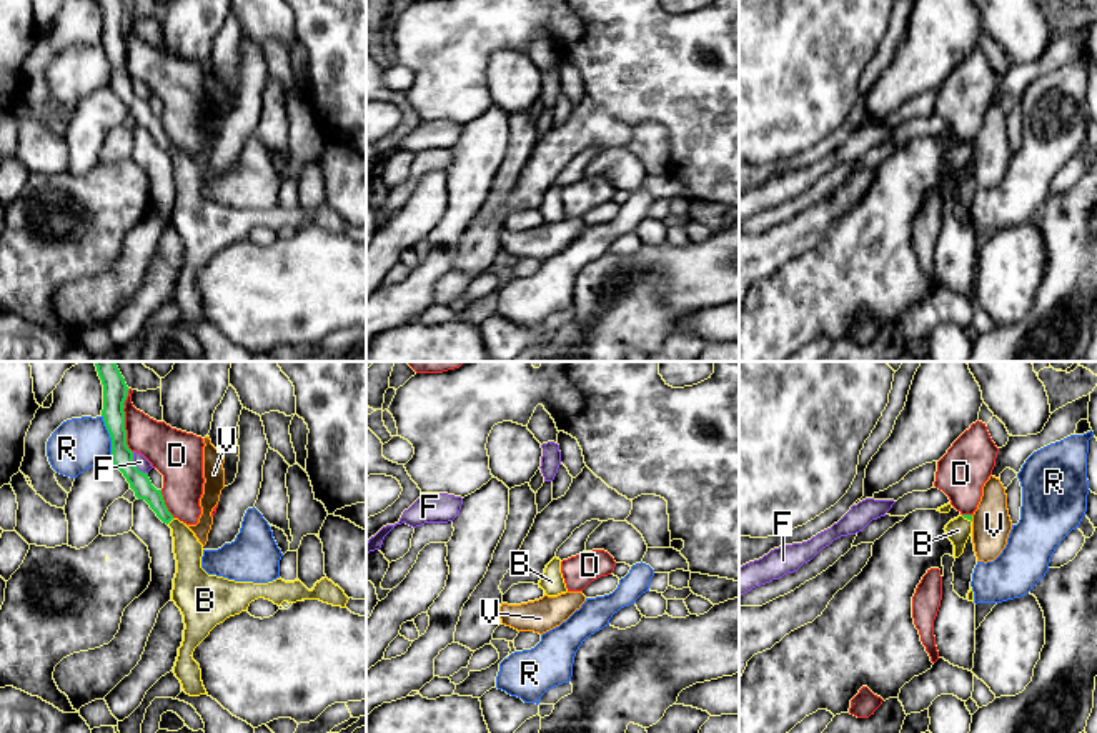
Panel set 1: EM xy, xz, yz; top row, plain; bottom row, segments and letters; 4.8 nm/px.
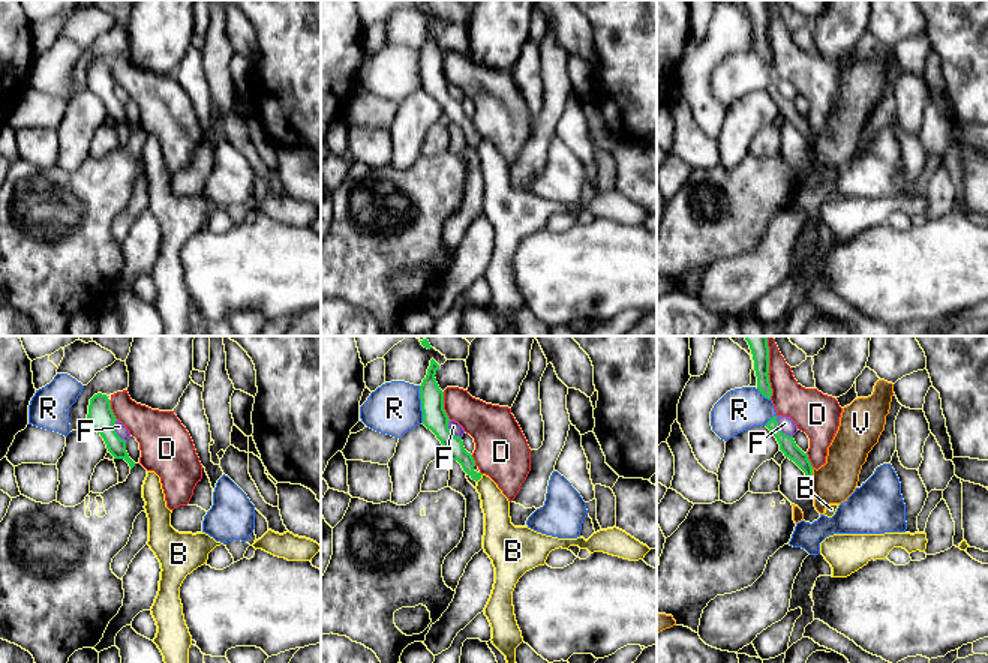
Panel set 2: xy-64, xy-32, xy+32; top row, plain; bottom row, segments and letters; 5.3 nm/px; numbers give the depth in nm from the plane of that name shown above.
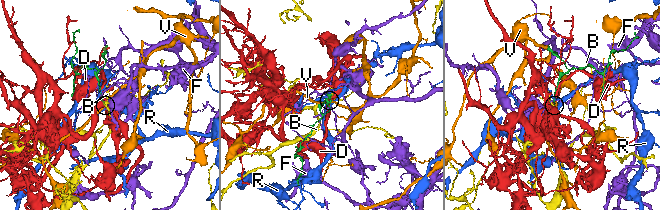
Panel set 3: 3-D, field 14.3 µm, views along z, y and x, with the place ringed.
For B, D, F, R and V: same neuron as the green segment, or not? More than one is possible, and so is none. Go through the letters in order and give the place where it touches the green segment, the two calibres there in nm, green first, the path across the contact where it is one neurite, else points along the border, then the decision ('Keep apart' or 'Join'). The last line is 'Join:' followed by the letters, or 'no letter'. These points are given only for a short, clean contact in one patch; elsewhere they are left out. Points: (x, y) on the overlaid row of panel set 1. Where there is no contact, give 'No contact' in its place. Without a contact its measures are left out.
B: Touches green at xy (170, 520). Thickness 100 nm (green) against 140 nm. Boundary: xy (173, 518), (167, 523). Keep apart
D: Touches green at xy (124, 420). Thickness 120 nm (green) against 220 nm. Keep apart
F: Touches green at xy (134, 465). Thickness 110 nm (green) against 70 nm. Boundary: xy (132, 452), (132, 462), (147, 473). Keep apart
R: Touches green at xy (110, 437). Thickness 120 nm (green) against 260 nm. Boundary: xy (102, 415), (110, 438), (110, 458). Keep apart
V: Touches green at yz (971, 518). Thickness 30 nm (green) against 190 nm. Boundary: yz (971, 515), (972, 520). Keep apart
Join: no letter

